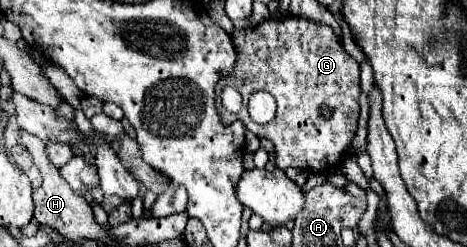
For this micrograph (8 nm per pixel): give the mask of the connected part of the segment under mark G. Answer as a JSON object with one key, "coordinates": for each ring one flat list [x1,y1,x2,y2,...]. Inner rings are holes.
{"coordinates":[[283,18,283,20,267,20,255,28,245,28,245,30,233,30,233,44,235,44,235,72,227,74,227,78,221,78,217,82,215,90,215,106,219,112,219,118,223,122,233,122,241,120,247,130,251,130,259,138,269,138,275,146,275,164,281,170,287,168,299,168,305,172,315,172,315,174,333,174,341,170,347,154,351,152,351,140,357,134,357,120,359,120,359,96,361,96,361,86,359,86,359,64,355,62,353,56,345,52,341,42,337,40,335,32,331,26,323,22,313,22,305,18],[225,84,235,86,241,96,243,96,243,108,237,114,227,112,221,106,221,92],[255,90,265,90,275,96,277,100,277,114,275,120,269,124,255,124,249,114,247,114,247,100,251,92],[327,106,331,110,331,116,323,116,321,110]]}

